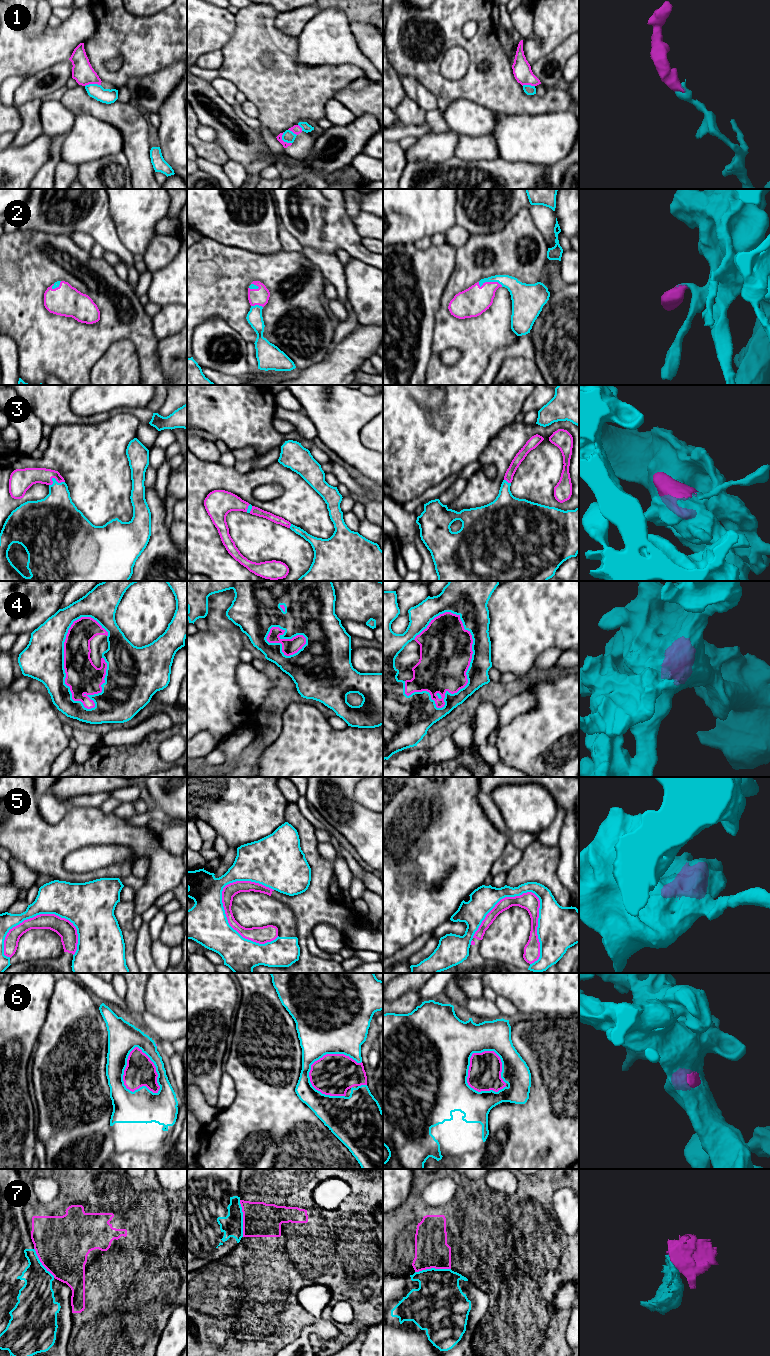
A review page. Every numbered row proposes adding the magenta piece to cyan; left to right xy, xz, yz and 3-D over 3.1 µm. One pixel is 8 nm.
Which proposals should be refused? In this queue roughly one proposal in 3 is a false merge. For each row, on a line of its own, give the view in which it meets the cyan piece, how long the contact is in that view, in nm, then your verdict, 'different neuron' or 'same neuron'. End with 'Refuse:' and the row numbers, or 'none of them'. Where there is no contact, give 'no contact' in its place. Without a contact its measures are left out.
1: xz | 120 nm | different neuron
2: yz | 200 nm | same neuron
3: xy | 130 nm | same neuron
4: yz | 800 nm | same neuron
5: yz | 650 nm | different neuron
6: yz | 380 nm | same neuron
7: xz | 300 nm | different neuron
Refuse: 1, 5, 7

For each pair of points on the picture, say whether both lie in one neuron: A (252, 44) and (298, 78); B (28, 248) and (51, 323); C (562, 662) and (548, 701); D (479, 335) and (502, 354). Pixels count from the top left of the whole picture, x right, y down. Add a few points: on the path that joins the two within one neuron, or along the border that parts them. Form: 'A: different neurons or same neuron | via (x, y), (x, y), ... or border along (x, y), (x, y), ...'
A: same neuron | via (264, 44), (268, 44), (286, 62), (286, 66)
B: same neuron | via (28, 267), (28, 300), (32, 304)
C: different neurons | border along (568, 670), (550, 673)
D: different neurons | border along (517, 337), (500, 347), (484, 370)

